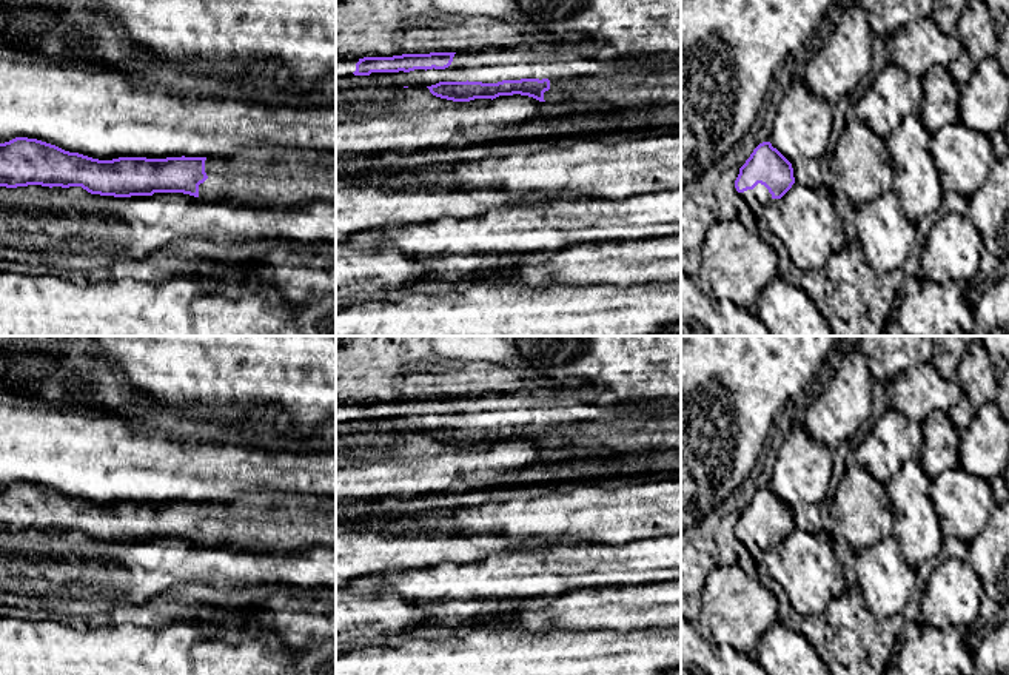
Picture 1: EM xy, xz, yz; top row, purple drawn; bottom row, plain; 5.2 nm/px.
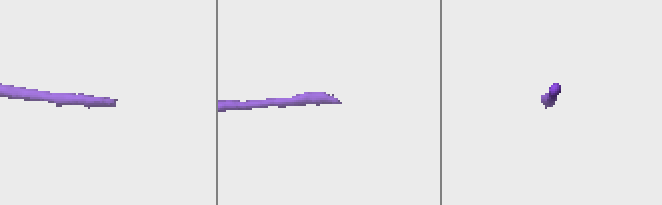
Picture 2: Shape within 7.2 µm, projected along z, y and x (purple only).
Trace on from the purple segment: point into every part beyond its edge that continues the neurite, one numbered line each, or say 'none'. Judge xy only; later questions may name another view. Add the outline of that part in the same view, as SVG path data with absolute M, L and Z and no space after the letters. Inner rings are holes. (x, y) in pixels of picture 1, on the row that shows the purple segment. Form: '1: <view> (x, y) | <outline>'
1: xy (291, 182) | M206 159L208 179L199 185L199 199L236 199L262 205L296 205L303 200L336 202L336 159L320 162L257 162L254 159Z

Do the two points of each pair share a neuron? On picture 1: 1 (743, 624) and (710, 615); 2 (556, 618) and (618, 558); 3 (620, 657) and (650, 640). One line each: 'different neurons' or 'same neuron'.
1: same neuron
2: different neurons
3: same neuron

